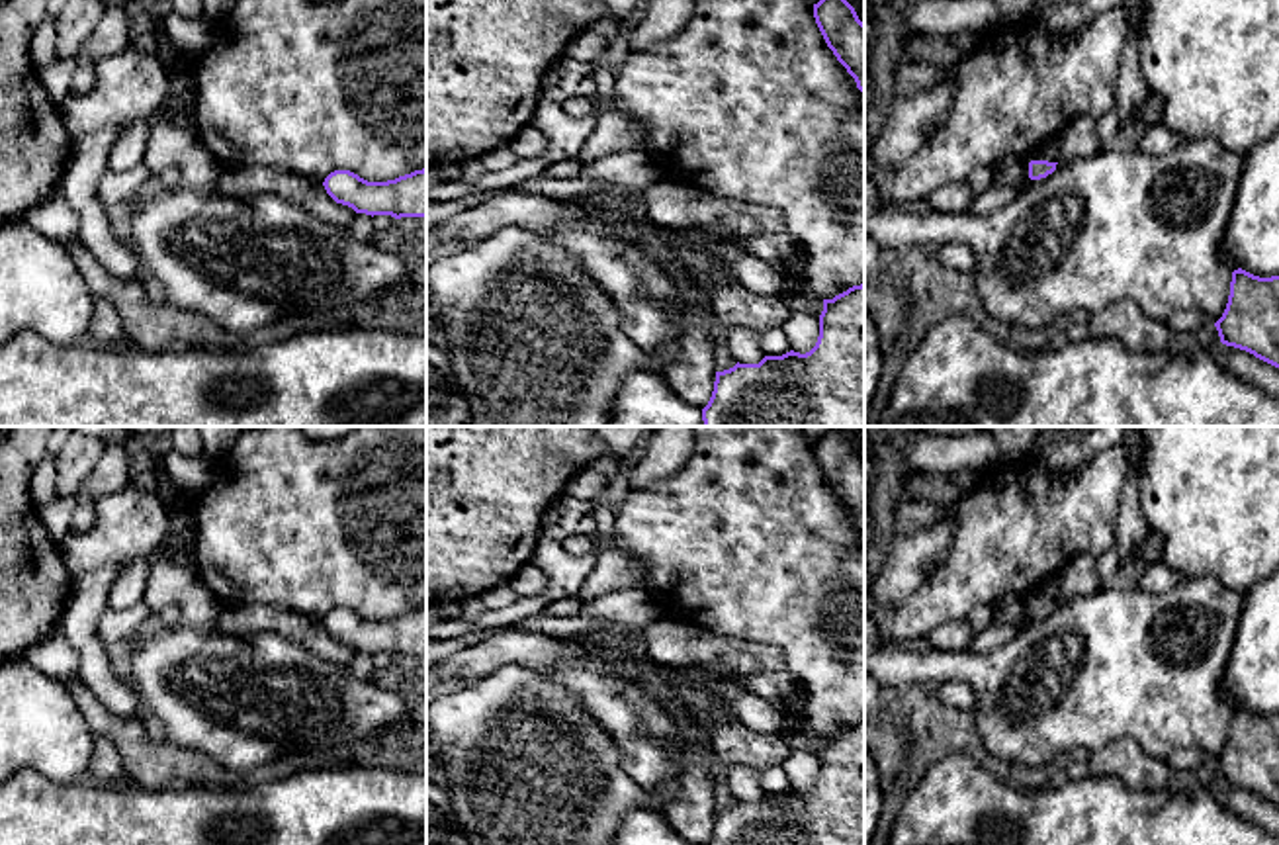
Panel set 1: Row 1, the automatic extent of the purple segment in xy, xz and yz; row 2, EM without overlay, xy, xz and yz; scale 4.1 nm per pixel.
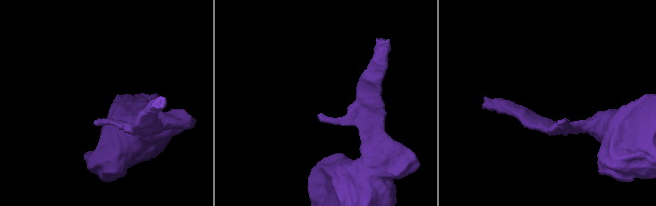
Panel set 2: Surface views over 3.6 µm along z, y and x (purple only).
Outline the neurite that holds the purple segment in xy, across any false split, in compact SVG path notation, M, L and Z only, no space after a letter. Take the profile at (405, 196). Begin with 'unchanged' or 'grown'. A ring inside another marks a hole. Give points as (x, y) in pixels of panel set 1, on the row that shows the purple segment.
unchanged | M426 168L387 182L368 182L350 170L334 170L323 186L336 203L356 213L426 217Z

